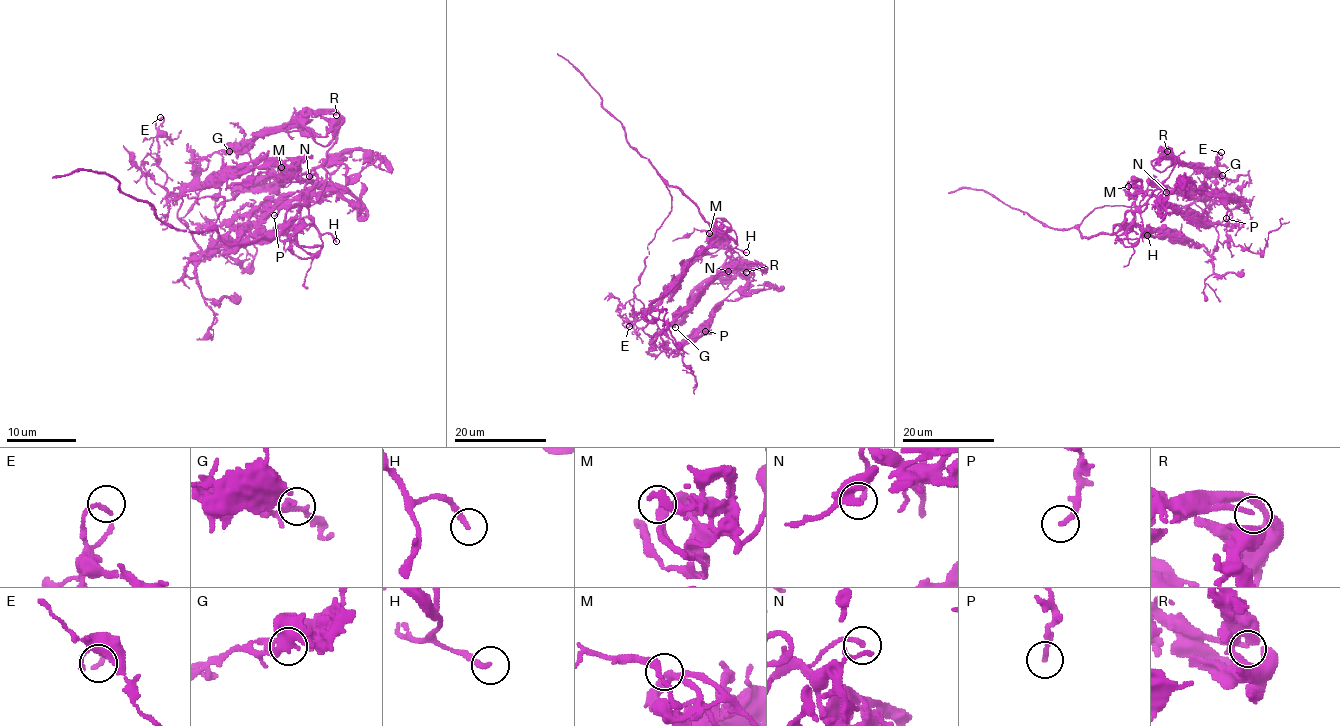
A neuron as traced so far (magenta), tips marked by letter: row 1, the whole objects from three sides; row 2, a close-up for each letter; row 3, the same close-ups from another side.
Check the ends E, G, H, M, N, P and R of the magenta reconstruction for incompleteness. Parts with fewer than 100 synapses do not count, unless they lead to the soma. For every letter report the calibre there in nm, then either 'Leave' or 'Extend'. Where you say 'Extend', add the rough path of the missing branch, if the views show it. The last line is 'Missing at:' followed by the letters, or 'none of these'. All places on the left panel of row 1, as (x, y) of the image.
E: Thickness 190 nm. Leave
G: Thickness 170 nm. Leave
H: Thickness 220 nm. Extend. Course of what is missing: (336, 241), (336, 248), (366, 278), (366, 260), (359, 250), (328, 246), (302, 255), (274, 255), (245, 279)
M: Thickness 280 nm. Leave
N: Thickness 180 nm. Leave
P: Thickness 190 nm. Leave
R: Thickness 180 nm. Leave
Missing at: H

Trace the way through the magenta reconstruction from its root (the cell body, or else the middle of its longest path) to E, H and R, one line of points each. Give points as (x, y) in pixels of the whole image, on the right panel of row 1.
E: (1165, 200), (1180, 183), (1225, 192), (1248, 209), (1245, 198), (1212, 226), (1193, 202), (1215, 190), (1221, 152)
H: (1165, 200), (1152, 196), (1140, 208), (1142, 225), (1147, 235)
R: (1165, 200), (1152, 196), (1140, 209), (1175, 165), (1175, 155), (1167, 151)

